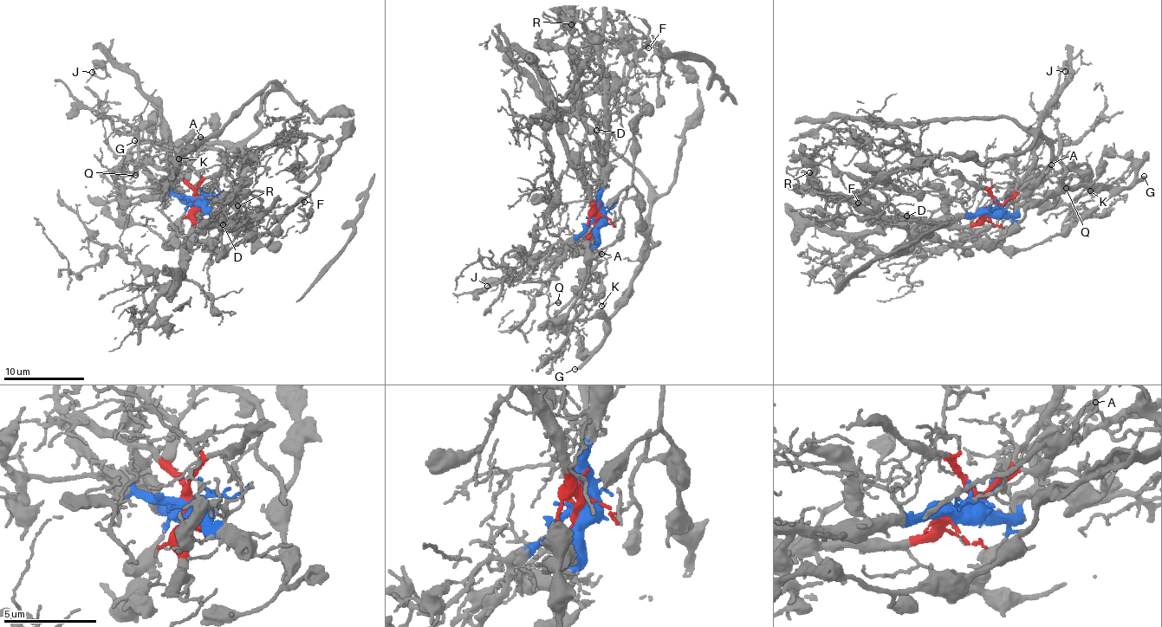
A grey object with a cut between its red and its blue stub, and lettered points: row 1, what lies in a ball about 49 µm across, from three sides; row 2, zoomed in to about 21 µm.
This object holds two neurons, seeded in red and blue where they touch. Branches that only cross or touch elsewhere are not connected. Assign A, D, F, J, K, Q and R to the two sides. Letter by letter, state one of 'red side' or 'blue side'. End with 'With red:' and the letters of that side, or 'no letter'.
A: red side
D: blue side
F: red side
J: blue side
K: red side
Q: red side
R: blue side
With red: A, F, K, Q

